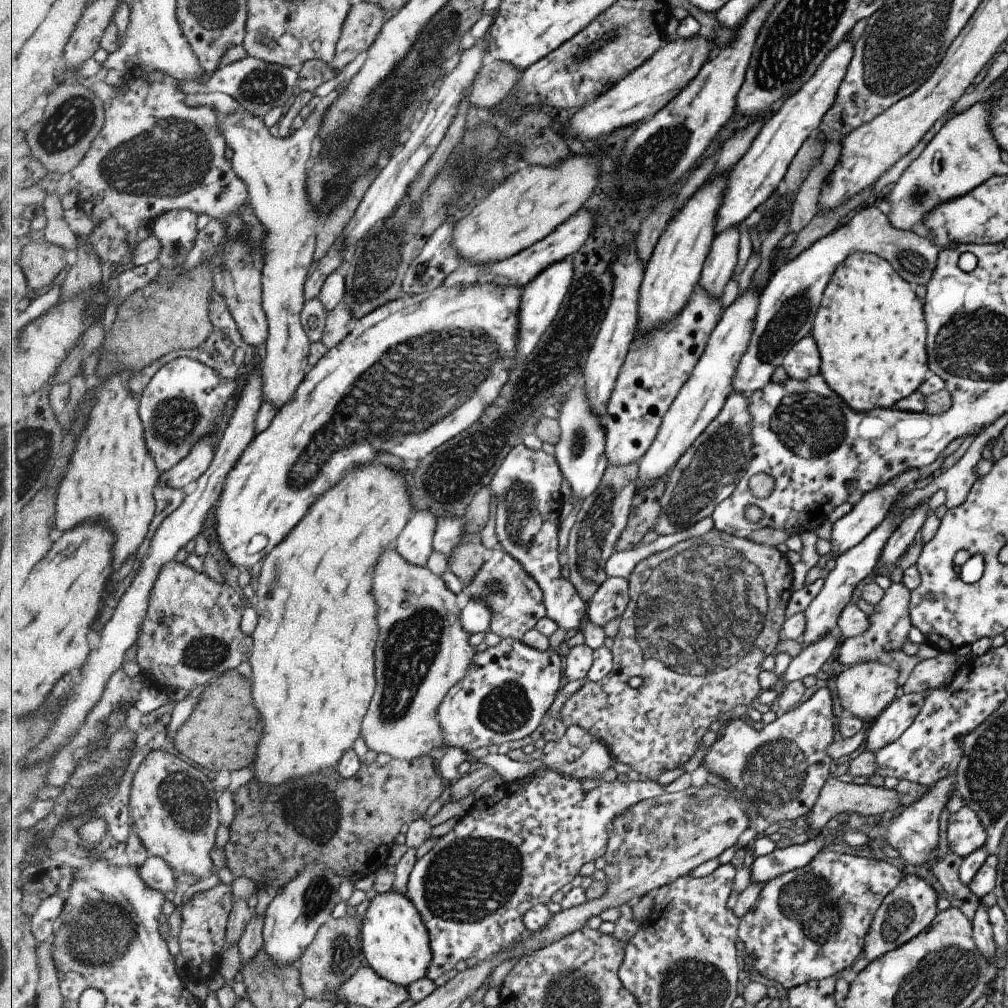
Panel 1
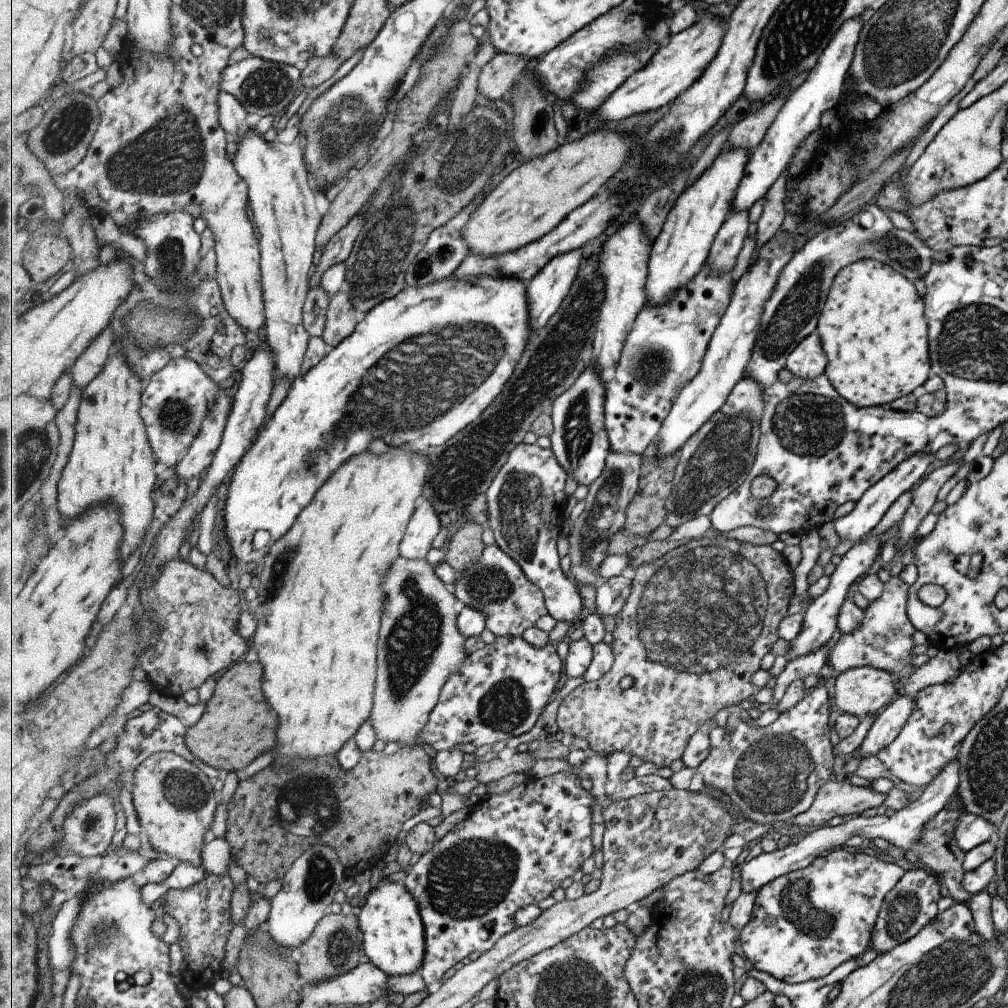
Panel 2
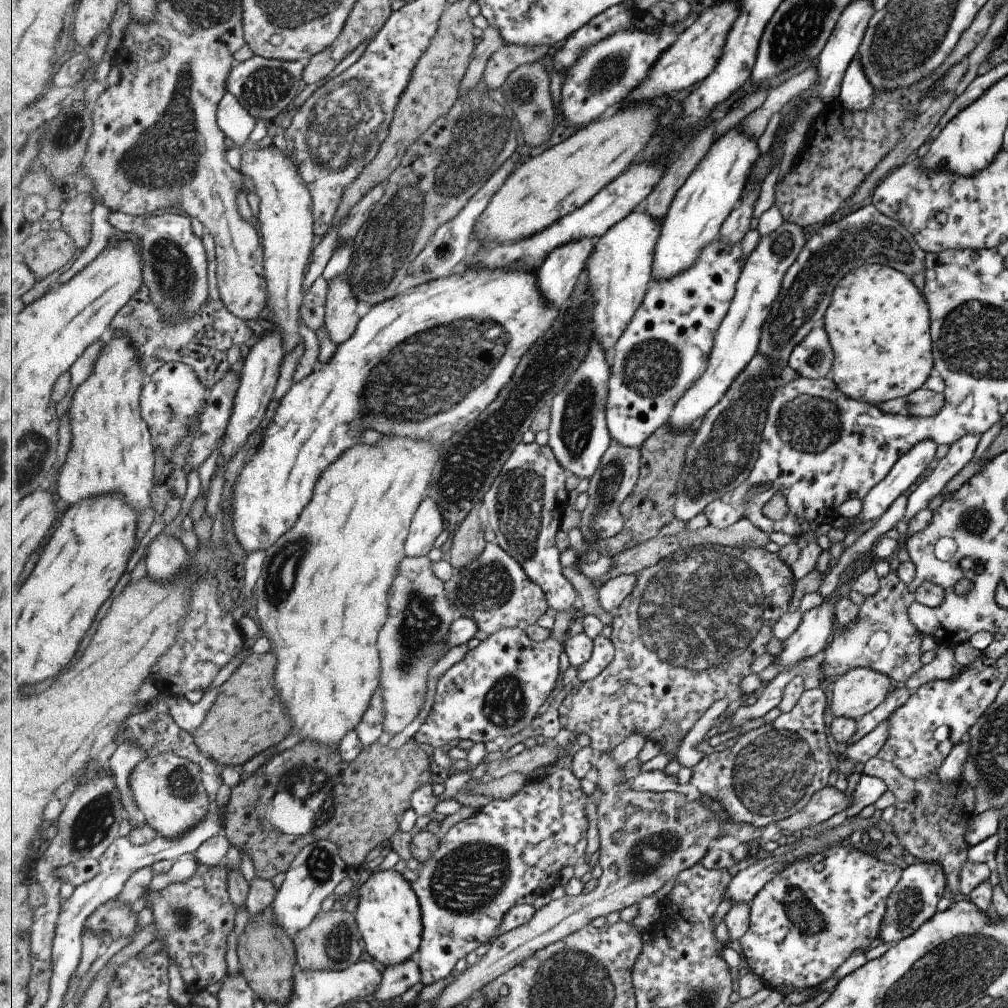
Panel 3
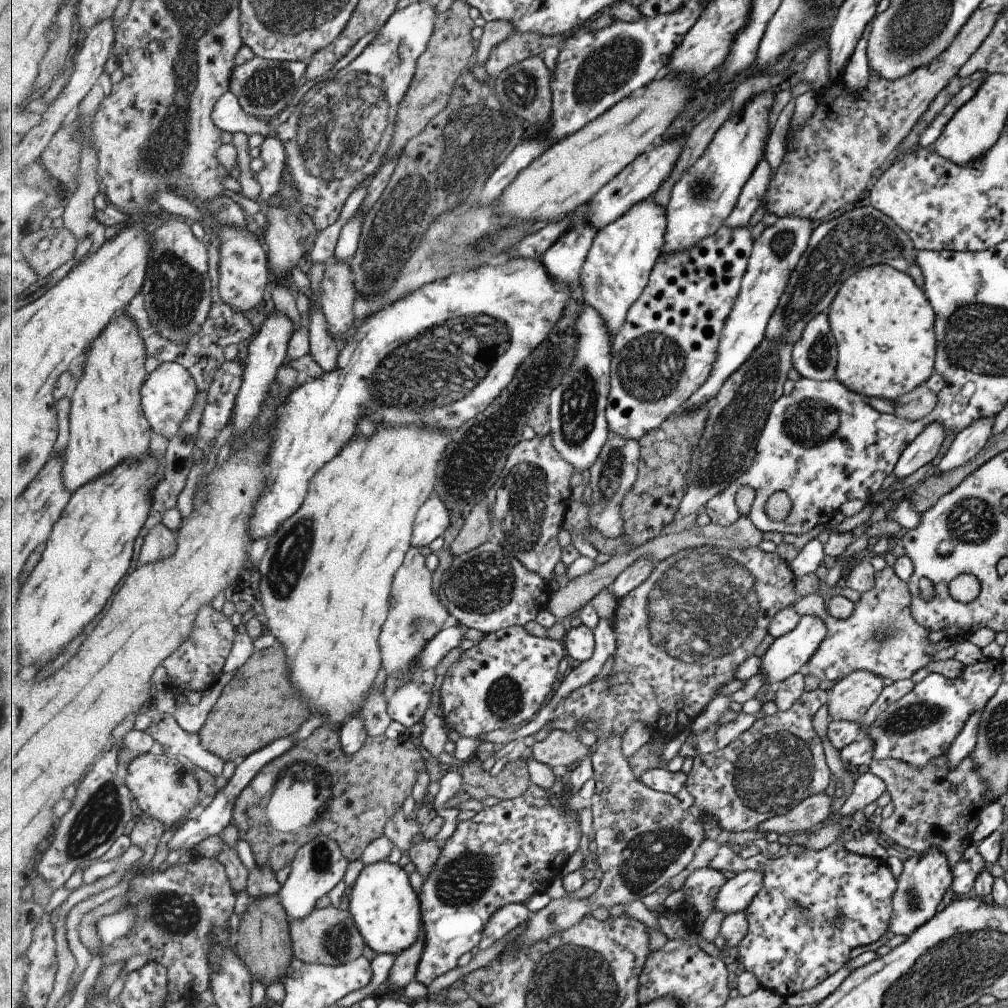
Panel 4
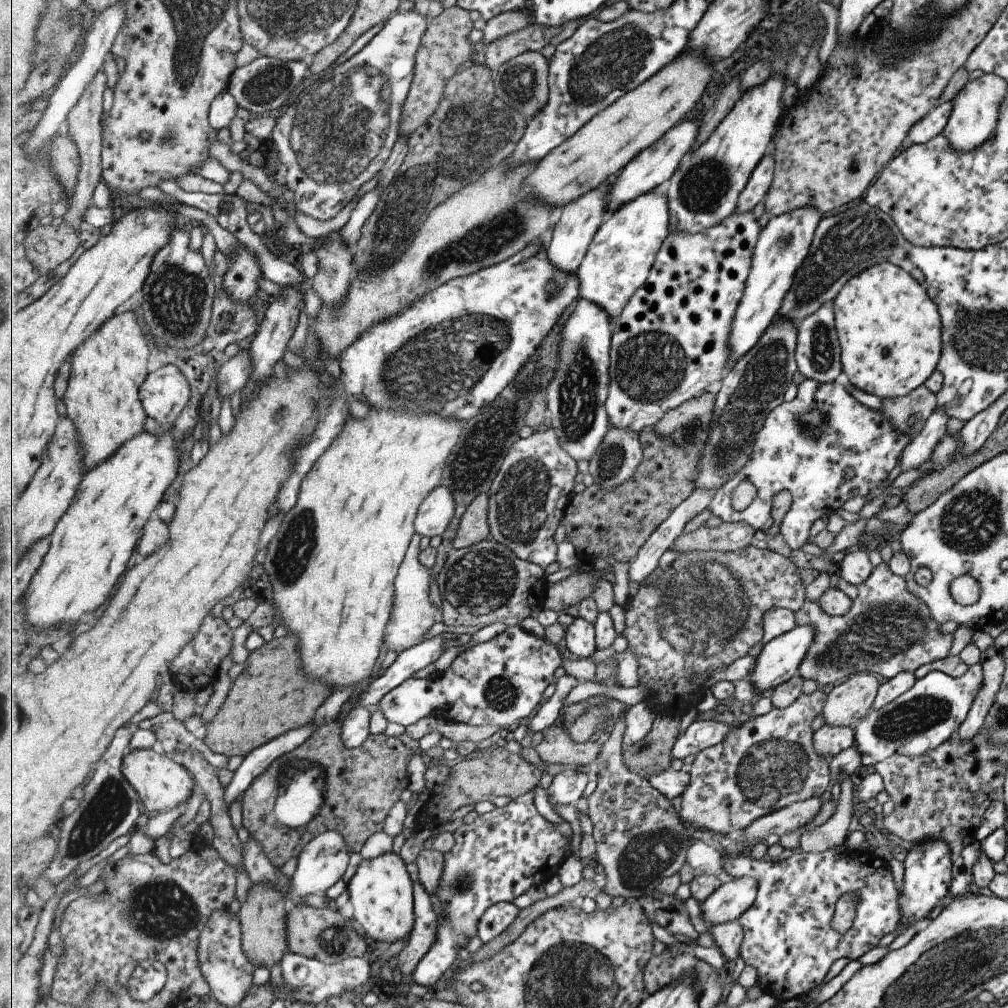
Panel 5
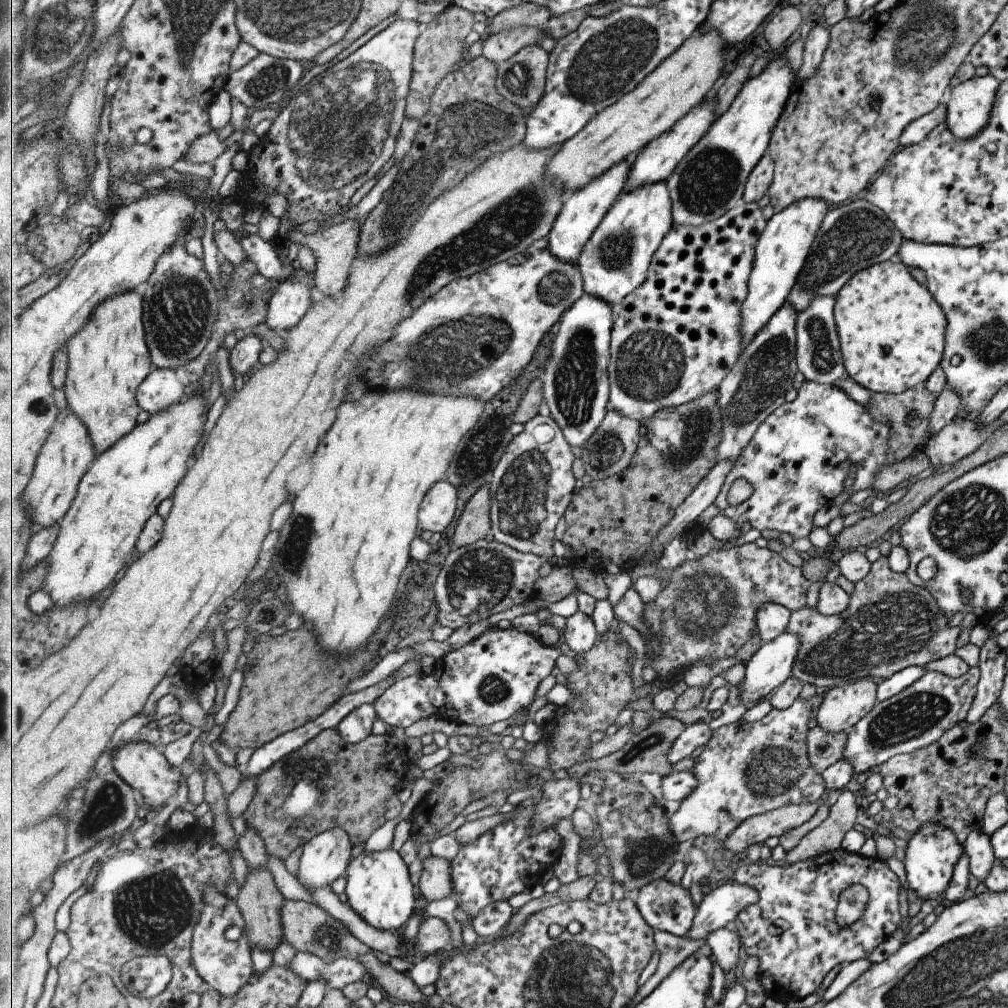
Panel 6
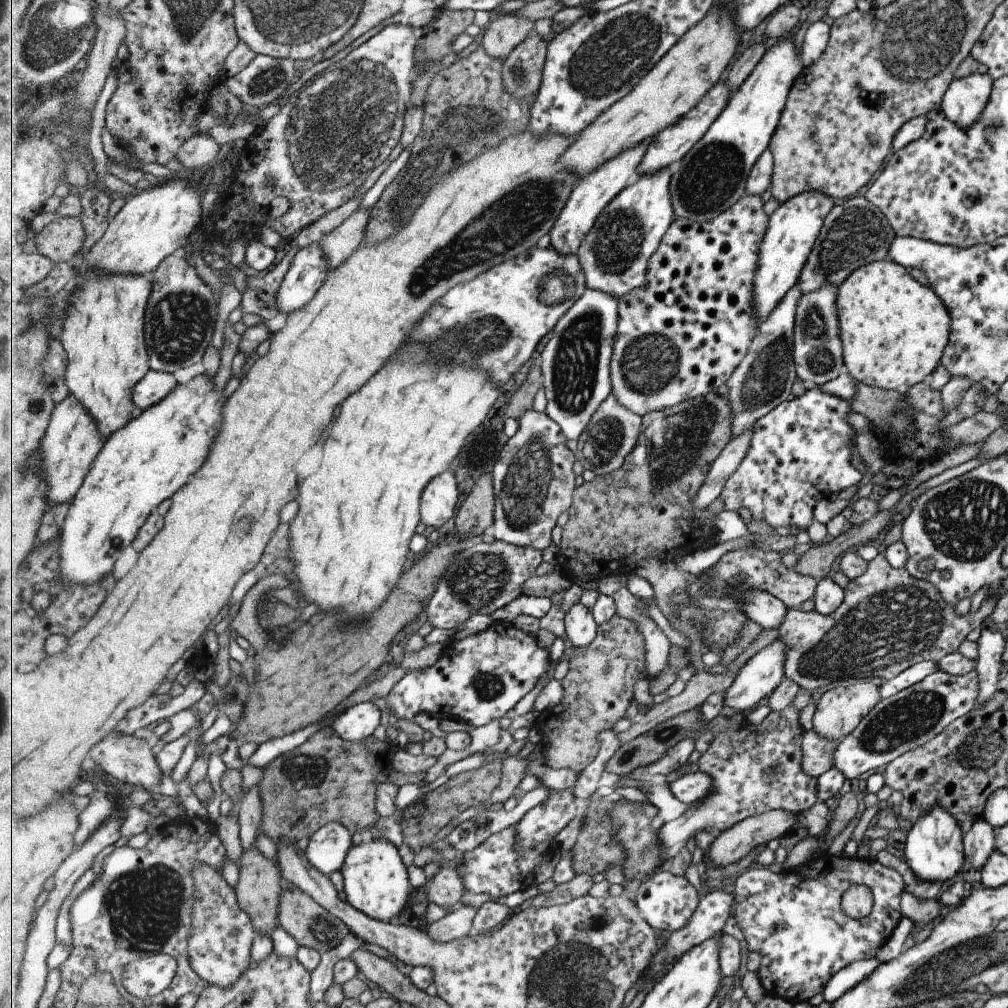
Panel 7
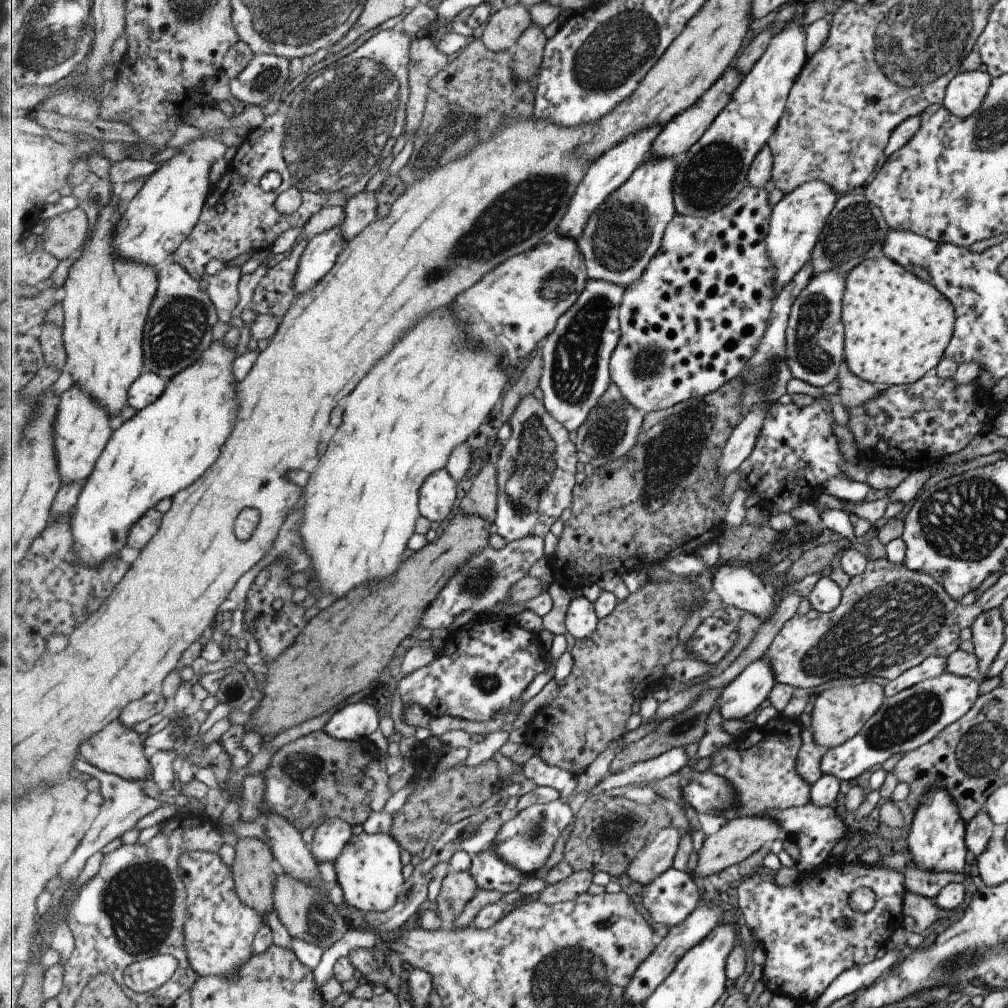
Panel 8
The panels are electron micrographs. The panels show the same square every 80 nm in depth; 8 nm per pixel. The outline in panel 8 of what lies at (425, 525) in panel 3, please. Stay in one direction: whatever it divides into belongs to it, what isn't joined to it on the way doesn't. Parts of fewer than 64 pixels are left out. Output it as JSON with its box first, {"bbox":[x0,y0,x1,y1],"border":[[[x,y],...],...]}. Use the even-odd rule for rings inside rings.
{"bbox":[421,470,457,522],"border":[[[439,470],[429,477],[421,490],[421,514],[431,522],[441,522],[451,514],[457,502],[457,480],[449,470]]]}

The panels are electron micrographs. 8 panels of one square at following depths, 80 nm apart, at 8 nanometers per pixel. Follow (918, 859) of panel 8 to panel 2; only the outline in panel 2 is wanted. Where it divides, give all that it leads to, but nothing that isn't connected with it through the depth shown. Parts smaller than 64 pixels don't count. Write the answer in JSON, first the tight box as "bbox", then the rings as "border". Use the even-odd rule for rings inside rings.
{"bbox":[868,867,940,954],"border":[[[920,867],[905,871],[899,882],[883,897],[868,949],[878,954],[887,952],[911,938],[924,924],[937,916],[935,903],[940,898],[938,882],[933,873],[925,872]]]}

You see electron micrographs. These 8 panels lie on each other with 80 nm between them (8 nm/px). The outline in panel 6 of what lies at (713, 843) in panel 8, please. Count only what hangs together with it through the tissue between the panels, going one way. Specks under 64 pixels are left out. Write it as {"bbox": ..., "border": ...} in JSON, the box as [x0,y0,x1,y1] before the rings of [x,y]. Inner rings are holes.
{"bbox":[725,802,817,856],"border":[[[809,802],[797,805],[789,804],[749,818],[725,840],[725,848],[730,856],[746,853],[747,848],[752,844],[764,843],[769,837],[779,837],[787,831],[797,828],[808,821],[817,808],[817,804]]]}

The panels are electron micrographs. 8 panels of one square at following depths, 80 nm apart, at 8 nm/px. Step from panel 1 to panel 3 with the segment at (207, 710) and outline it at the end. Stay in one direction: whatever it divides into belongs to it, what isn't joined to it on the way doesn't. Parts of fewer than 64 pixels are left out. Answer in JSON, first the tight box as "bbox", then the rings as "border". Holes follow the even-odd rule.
{"bbox":[193,652,293,766],"border":[[[273,652],[250,653],[244,663],[219,688],[219,694],[205,722],[193,732],[197,746],[223,766],[243,766],[292,734],[293,718],[285,710],[276,690]]]}

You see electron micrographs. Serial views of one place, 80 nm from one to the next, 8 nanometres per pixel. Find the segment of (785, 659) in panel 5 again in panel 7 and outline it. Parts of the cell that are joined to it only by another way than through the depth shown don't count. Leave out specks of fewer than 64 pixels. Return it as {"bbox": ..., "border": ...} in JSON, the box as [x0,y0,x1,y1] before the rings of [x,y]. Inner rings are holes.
{"bbox":[724,638,785,713],"border":[[[776,638],[761,652],[757,652],[735,678],[732,688],[725,693],[724,706],[741,713],[751,710],[763,698],[769,697],[769,694],[785,680],[785,650],[785,642]]]}

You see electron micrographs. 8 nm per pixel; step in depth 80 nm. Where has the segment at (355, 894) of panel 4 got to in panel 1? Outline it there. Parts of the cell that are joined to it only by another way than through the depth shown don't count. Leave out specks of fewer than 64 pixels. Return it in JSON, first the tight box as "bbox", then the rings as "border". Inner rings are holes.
{"bbox":[361,889,433,988],"border":[[[395,889],[377,893],[361,917],[363,958],[381,976],[405,988],[427,976],[433,960],[432,939],[418,906],[407,894]]]}

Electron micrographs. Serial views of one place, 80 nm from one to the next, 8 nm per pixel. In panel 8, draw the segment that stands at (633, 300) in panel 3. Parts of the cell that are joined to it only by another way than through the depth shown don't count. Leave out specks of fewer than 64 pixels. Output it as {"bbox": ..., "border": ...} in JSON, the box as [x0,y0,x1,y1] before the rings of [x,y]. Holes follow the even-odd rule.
{"bbox":[577,155,678,288],"border":[[[649,155],[645,164],[641,164],[641,168],[633,177],[600,206],[595,216],[589,220],[583,238],[577,241],[584,255],[585,266],[588,267],[588,280],[615,282],[627,288],[635,285],[644,276],[652,259],[660,253],[669,224],[678,214],[675,198],[677,168],[678,160],[674,158],[659,160]]]}

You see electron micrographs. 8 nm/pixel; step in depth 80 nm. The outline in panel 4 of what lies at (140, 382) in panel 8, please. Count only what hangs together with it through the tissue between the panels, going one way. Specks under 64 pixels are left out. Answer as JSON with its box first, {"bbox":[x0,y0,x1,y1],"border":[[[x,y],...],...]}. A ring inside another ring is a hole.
{"bbox":[142,360,197,440],"border":[[[172,360],[162,363],[157,370],[148,376],[148,381],[142,390],[142,406],[144,407],[145,418],[149,420],[150,428],[156,434],[162,434],[166,440],[173,438],[179,432],[179,424],[187,412],[193,408],[197,398],[197,384],[189,369],[181,364],[175,364]]]}

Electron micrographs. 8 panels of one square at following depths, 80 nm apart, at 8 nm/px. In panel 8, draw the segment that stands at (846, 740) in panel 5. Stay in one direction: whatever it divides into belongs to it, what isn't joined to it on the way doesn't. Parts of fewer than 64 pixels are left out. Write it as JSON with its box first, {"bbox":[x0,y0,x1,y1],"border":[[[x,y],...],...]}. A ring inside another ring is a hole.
{"bbox":[796,730,824,786],"border":[[[801,730],[801,752],[798,753],[796,771],[810,786],[822,776],[819,762],[824,751],[813,741],[811,730]]]}

